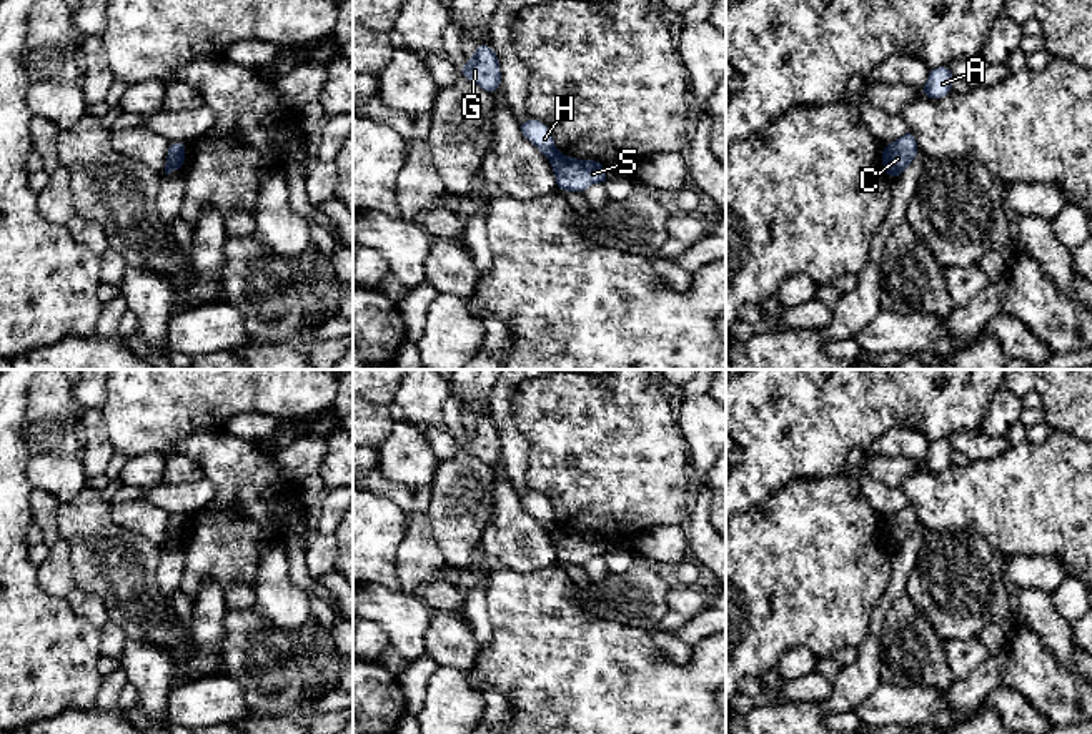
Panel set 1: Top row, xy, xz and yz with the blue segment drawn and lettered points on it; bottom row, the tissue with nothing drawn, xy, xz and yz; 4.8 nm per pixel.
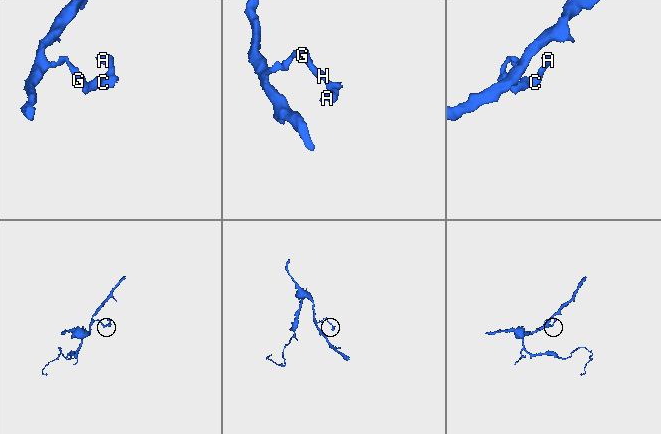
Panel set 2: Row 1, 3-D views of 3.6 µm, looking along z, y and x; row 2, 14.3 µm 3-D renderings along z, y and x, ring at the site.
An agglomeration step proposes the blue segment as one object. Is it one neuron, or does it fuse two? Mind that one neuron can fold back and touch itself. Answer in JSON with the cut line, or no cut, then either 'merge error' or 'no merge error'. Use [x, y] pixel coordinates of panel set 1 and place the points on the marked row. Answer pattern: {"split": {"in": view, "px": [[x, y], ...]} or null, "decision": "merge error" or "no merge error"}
{"split": {"in": "xz", "px": [[556, 152], [550, 158]]}, "decision": "merge error"}

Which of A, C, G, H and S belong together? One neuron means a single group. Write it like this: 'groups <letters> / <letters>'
groups A C S / G H

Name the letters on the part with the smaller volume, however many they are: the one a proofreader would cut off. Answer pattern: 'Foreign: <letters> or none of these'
Foreign: A, C, S

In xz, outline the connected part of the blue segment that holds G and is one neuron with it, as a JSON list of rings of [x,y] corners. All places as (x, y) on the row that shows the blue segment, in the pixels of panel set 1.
[[[486,43],[476,47],[474,55],[468,58],[468,63],[463,68],[459,68],[459,75],[479,85],[489,95],[503,85],[499,58]]]

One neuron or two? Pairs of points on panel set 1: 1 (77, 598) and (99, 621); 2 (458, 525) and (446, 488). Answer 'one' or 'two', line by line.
1: one
2: one

